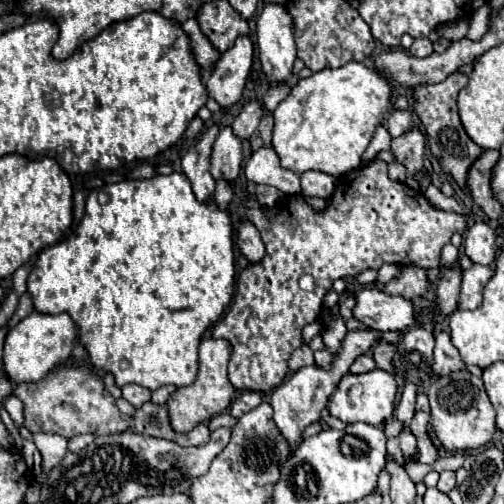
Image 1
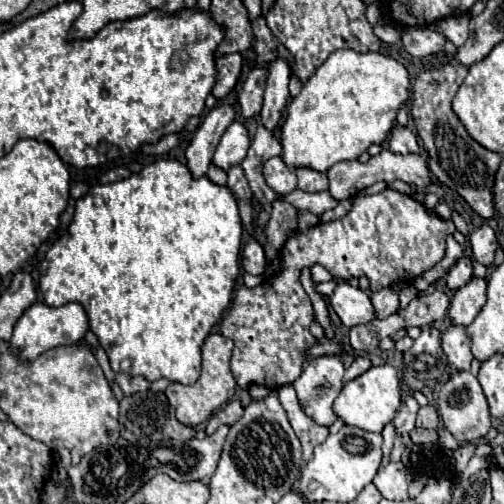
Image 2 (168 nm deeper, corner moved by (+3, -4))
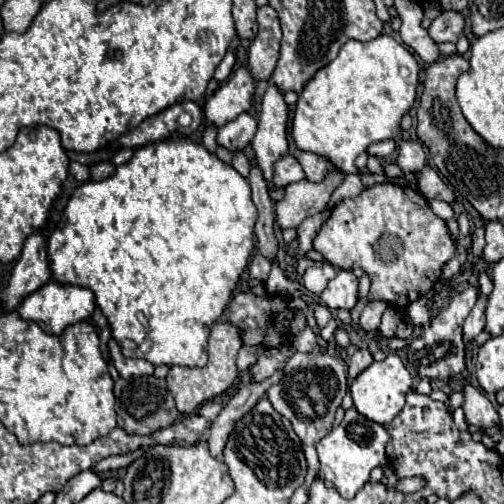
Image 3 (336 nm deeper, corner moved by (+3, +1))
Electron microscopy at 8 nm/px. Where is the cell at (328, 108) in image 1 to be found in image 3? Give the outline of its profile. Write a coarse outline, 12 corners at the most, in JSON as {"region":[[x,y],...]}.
{"region":[[390,35],[348,41],[304,85],[292,139],[356,173],[396,139],[418,63]]}

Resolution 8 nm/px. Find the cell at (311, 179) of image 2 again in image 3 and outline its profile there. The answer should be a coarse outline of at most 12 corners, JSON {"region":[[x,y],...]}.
{"region":[[300,153],[306,179],[322,181],[332,167],[320,155]]}

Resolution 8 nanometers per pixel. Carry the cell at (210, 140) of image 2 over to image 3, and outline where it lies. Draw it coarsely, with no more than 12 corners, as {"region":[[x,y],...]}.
{"region":[[240,67],[204,103],[206,125],[222,127],[248,111],[254,81]]}

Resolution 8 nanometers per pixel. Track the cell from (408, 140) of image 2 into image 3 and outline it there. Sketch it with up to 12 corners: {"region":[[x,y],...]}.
{"region":[[402,141],[398,165],[418,173],[426,165],[426,153],[418,141]]}

